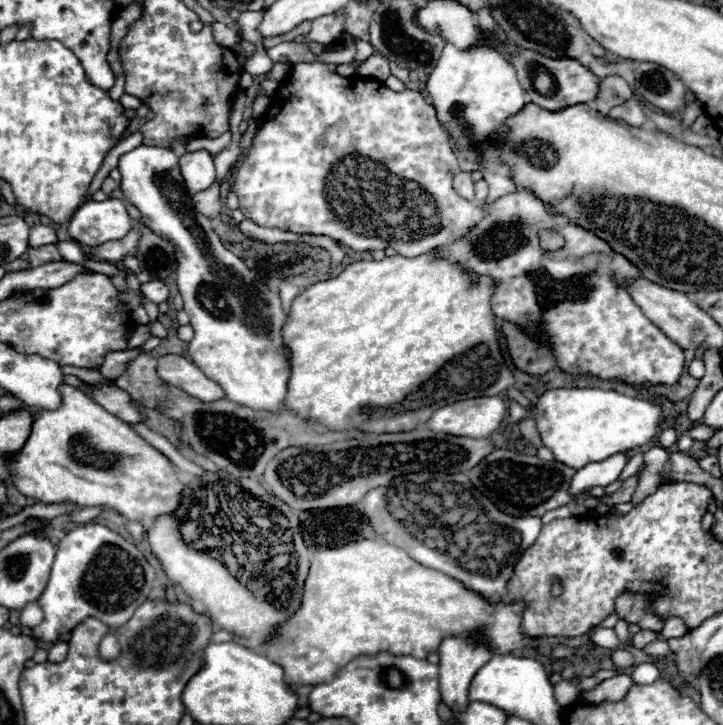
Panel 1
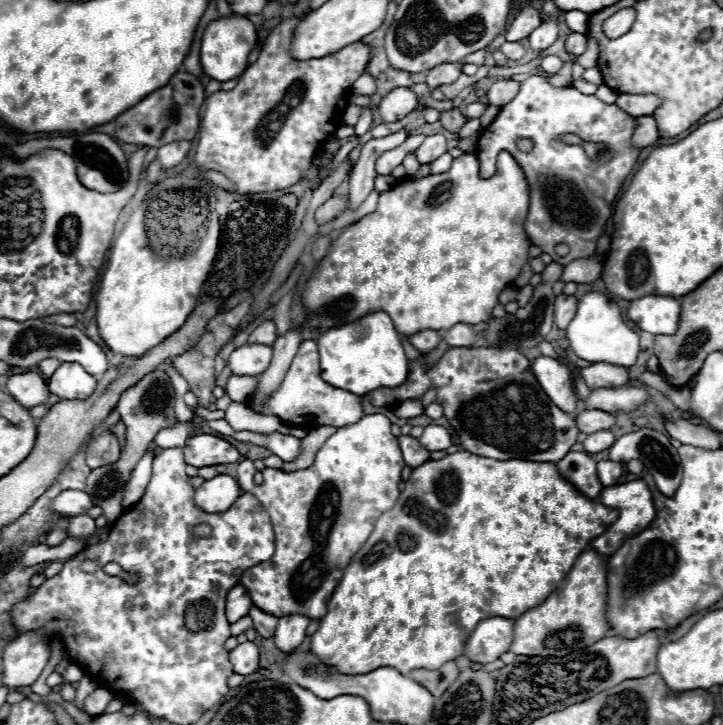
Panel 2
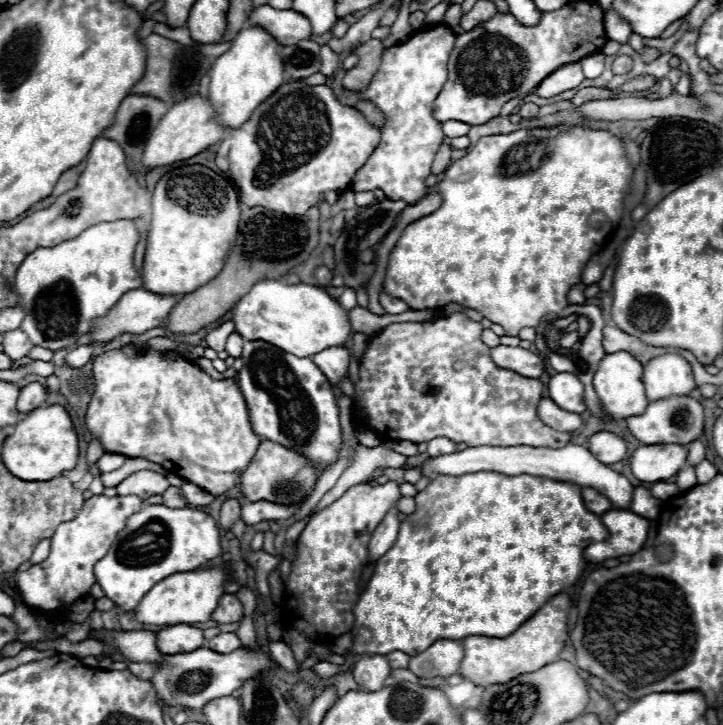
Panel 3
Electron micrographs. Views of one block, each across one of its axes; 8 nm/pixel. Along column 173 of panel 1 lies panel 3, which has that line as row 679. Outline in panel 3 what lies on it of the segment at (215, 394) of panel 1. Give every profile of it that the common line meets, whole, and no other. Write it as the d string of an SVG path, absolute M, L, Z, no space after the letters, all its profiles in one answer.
M360 656L354 664L354 680L366 692L376 692L382 688L382 682L388 678L390 666L386 656Z

